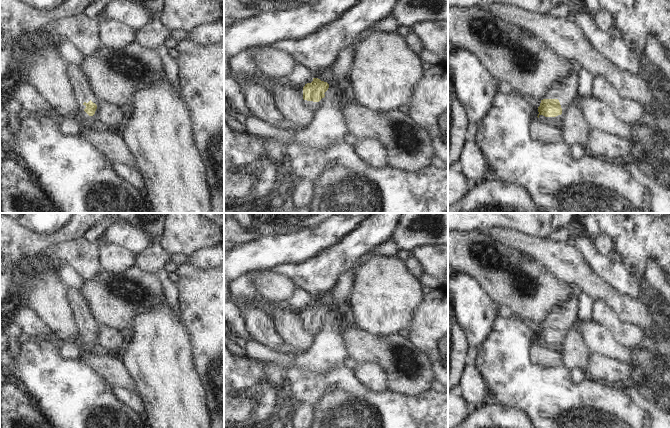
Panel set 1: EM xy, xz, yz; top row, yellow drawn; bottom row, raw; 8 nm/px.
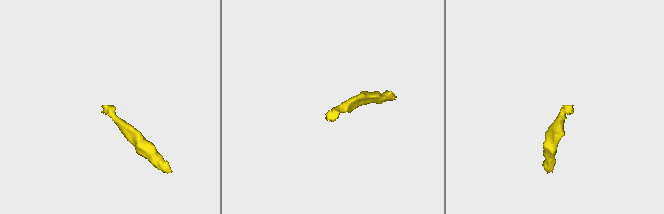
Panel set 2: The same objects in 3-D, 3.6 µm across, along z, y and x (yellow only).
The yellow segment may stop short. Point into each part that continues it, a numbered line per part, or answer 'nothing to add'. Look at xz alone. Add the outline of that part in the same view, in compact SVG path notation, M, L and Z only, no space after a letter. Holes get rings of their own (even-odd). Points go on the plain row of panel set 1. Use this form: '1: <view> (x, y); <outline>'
1: xz (312, 330); M313 303L307 305L305 308L299 309L299 310L297 311L297 313L298 313L299 321L300 321L300 323L301 323L301 326L302 326L303 330L305 330L309 335L315 336L317 333L319 333L319 332L322 330L322 328L323 328L323 322L322 322L319 326L307 325L307 324L304 324L304 323L303 323L303 311L304 311L307 307L311 307L312 305L313 305Z

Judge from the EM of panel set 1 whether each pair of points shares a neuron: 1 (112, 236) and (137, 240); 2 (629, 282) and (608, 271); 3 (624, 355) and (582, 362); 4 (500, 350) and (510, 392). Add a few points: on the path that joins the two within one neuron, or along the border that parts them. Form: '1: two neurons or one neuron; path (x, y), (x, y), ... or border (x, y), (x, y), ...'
1: one neuron; path (118, 236), (128, 236), (131, 238)
2: one neuron; path (624, 282), (613, 274)
3: two neurons; border (578, 331), (590, 352)
4: one neuron; path (504, 360), (510, 375), (510, 382)

